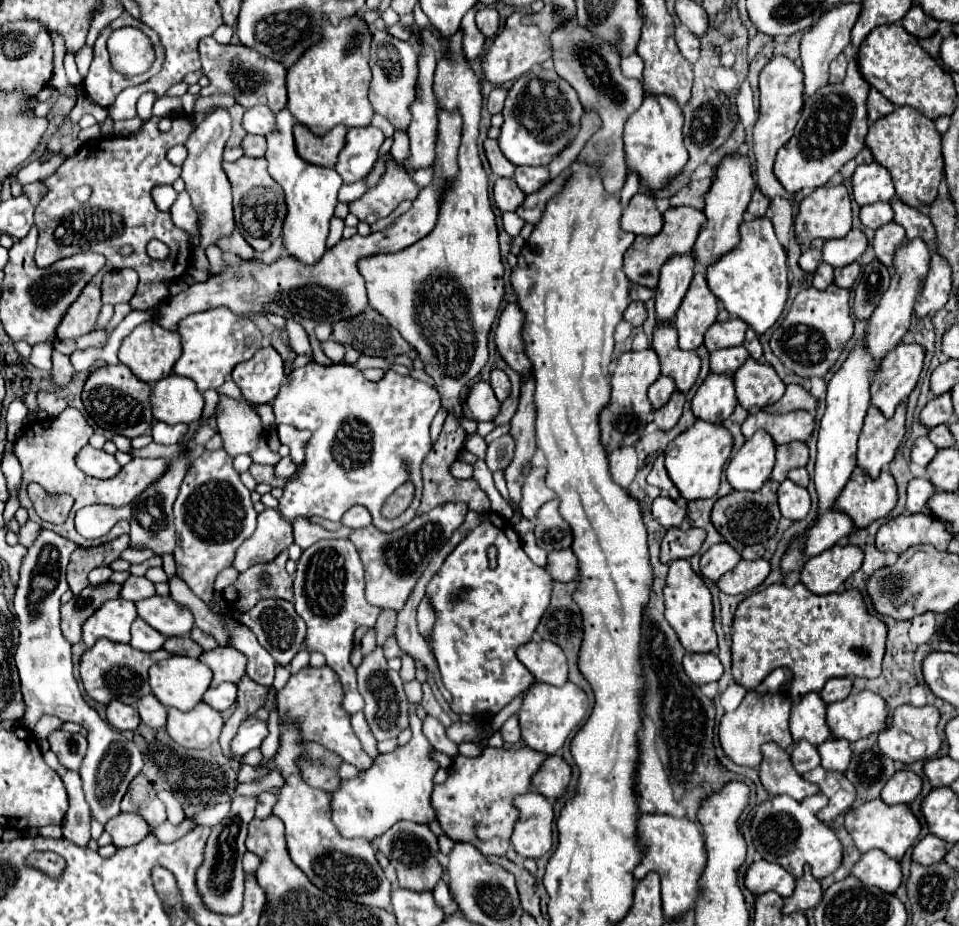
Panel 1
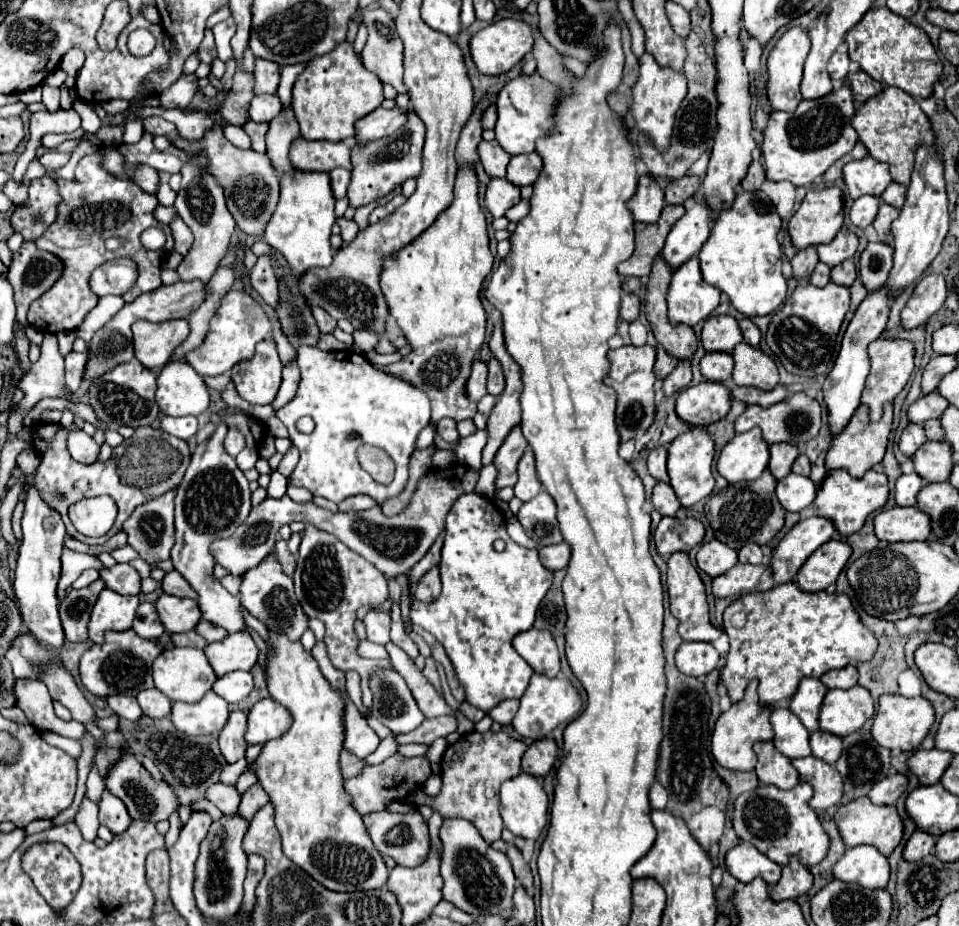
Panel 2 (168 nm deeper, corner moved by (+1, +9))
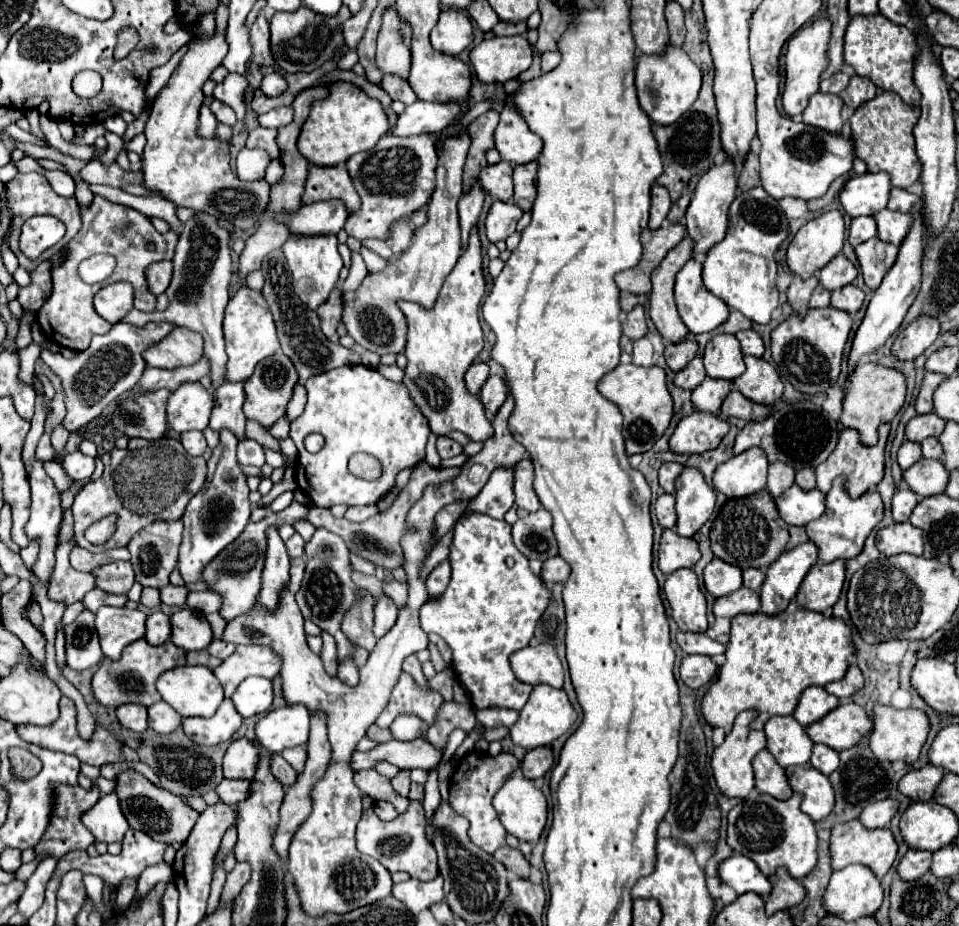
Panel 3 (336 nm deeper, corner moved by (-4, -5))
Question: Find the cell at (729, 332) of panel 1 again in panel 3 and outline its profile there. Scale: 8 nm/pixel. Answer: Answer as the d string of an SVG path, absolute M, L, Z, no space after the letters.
M733 334L713 336L703 352L703 362L705 362L707 376L711 378L733 380L741 372L745 372L743 352Z

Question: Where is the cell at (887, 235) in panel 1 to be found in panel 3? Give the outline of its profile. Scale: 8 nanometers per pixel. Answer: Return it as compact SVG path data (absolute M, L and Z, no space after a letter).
M887 208L881 210L877 216L877 230L879 230L879 238L883 242L889 242L893 246L901 246L905 236L911 230L913 224L913 216L911 214L901 214L901 212L889 212Z

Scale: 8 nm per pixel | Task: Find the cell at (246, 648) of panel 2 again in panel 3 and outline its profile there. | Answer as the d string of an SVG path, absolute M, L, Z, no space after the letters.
M249 644L249 646L237 646L235 652L221 662L219 668L213 670L221 686L225 688L225 696L229 698L235 688L249 676L263 676L263 678L275 678L279 674L279 664L277 656L265 646L259 644Z

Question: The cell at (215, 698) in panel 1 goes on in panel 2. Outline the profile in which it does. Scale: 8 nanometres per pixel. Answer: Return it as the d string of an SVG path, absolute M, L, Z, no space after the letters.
M236 670L232 674L226 674L226 676L218 678L212 690L218 696L222 696L226 702L234 704L234 702L244 700L252 692L252 688L254 688L252 674L244 672L244 670Z

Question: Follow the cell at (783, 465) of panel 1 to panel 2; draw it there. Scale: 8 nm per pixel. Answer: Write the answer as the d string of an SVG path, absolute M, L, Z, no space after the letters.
M780 442L780 444L772 444L770 446L770 462L768 462L768 470L770 474L774 474L776 480L784 478L790 468L792 468L792 462L798 458L798 448L792 446L792 444L786 444L786 442Z

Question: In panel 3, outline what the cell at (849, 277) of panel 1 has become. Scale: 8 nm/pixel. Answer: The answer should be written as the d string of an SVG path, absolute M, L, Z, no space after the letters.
M847 284L845 288L837 288L833 290L833 296L831 296L831 306L833 308L839 308L839 310L845 310L849 314L855 314L861 304L863 304L863 290L855 284Z

